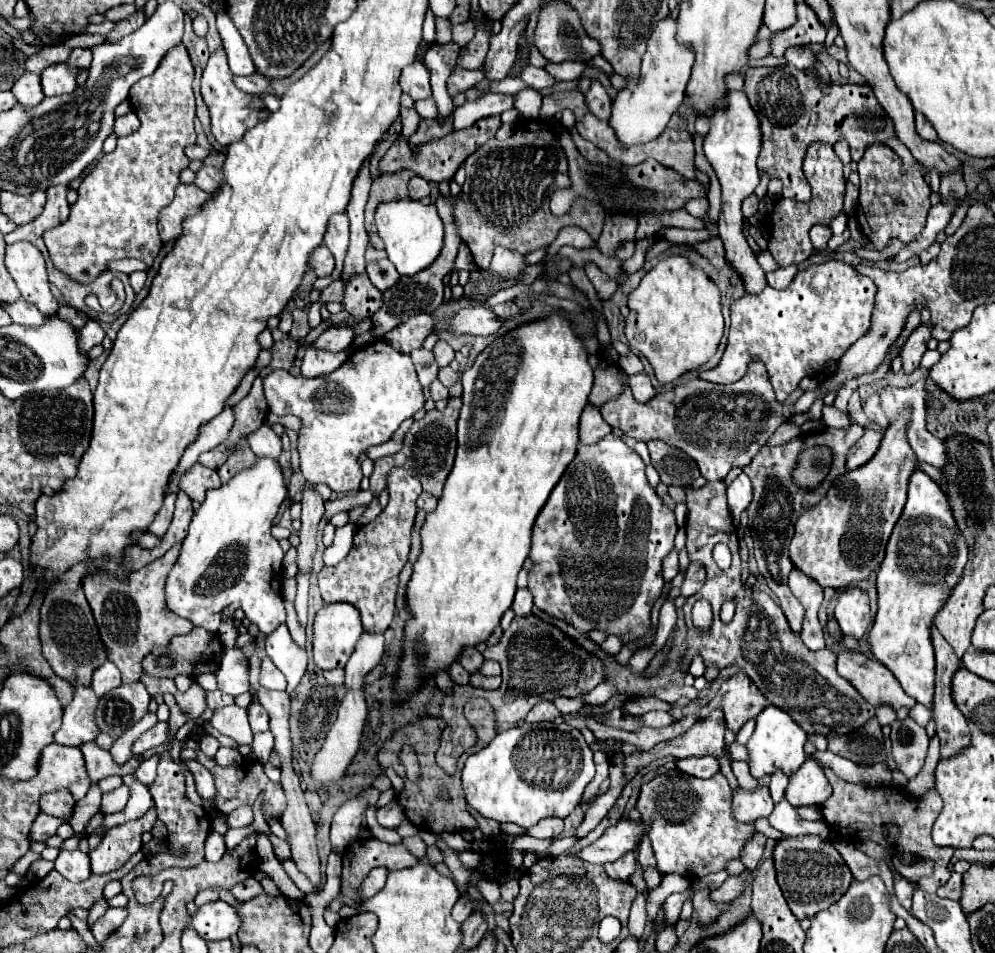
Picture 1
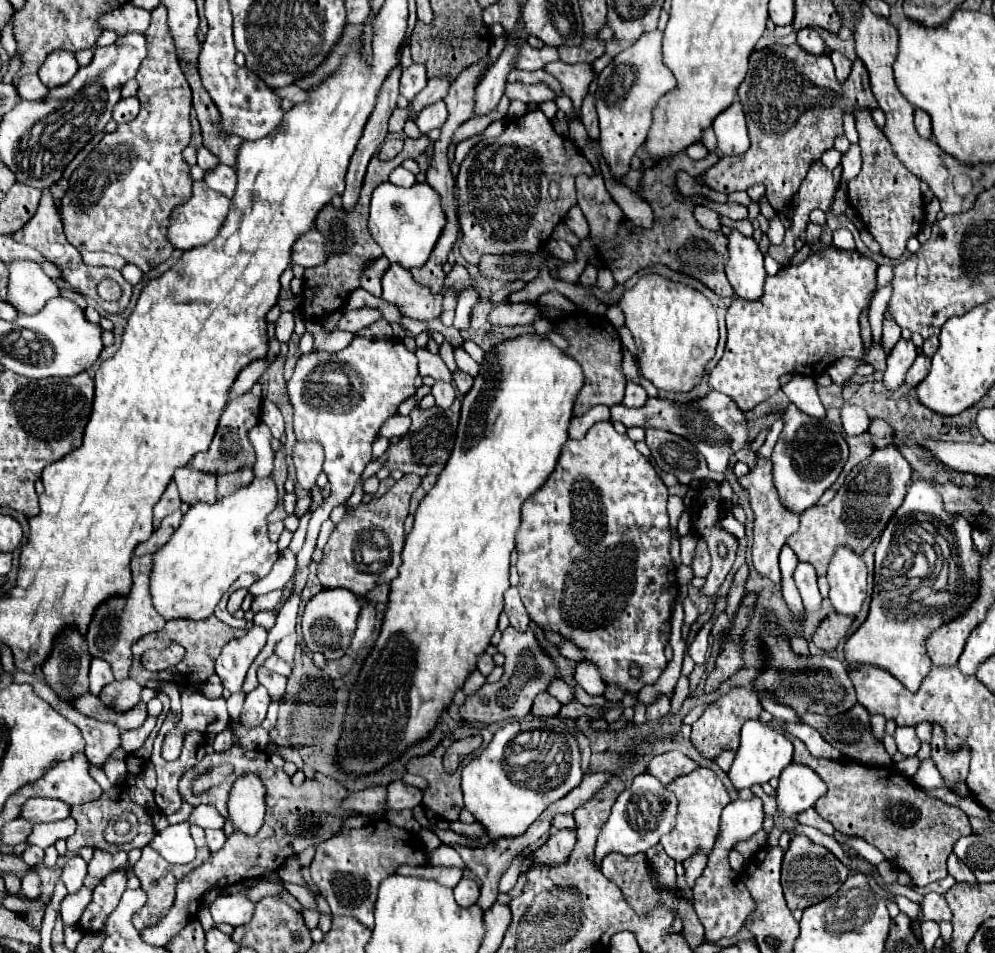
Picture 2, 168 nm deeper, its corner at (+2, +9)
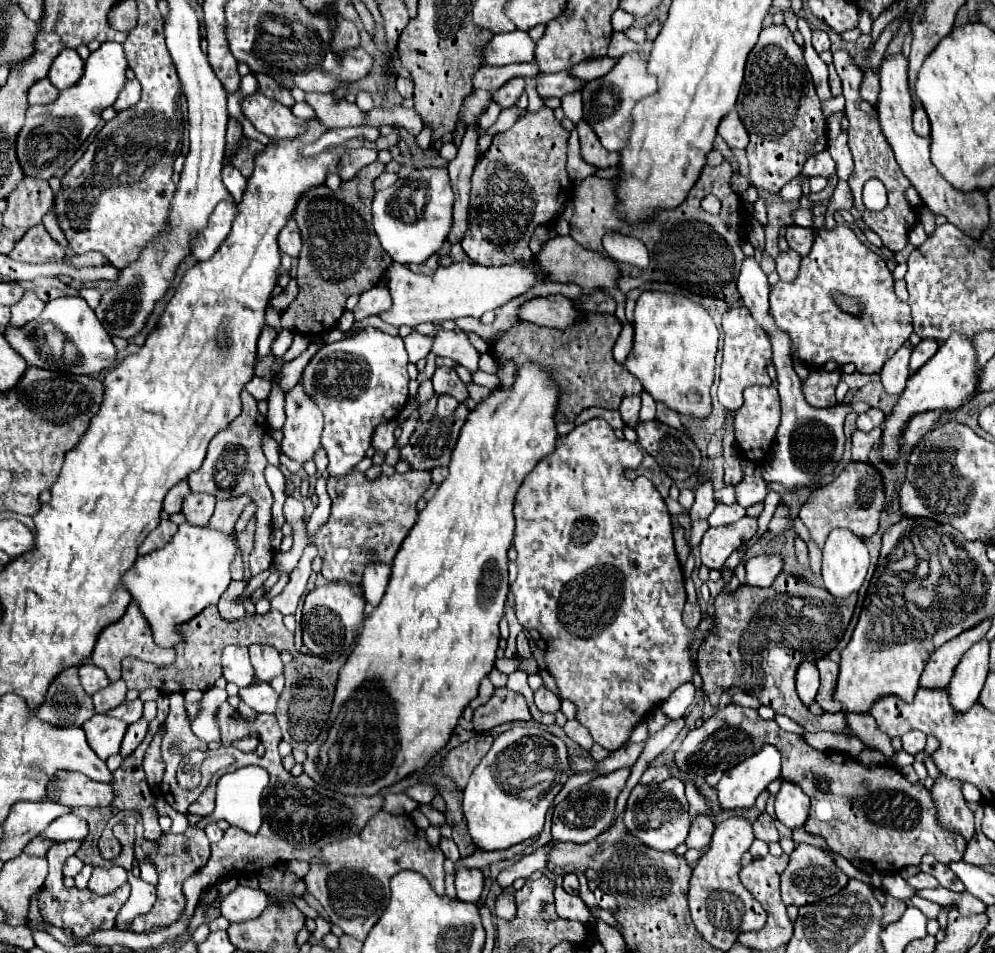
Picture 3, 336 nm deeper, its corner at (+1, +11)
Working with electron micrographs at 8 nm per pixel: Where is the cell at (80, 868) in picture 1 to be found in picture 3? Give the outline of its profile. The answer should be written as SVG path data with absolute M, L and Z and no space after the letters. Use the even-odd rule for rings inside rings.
M73 855L73 857L69 857L69 859L65 861L65 865L63 865L63 875L65 875L65 877L75 877L81 869L83 869L83 861Z

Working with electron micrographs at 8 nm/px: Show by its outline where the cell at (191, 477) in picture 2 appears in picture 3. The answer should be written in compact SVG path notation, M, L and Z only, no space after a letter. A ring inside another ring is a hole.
M191 493L183 501L181 513L191 525L207 525L215 509L215 497L205 495L205 493Z

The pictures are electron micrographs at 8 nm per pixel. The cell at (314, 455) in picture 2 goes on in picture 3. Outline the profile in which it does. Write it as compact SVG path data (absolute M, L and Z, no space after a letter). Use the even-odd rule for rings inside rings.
M301 381L285 393L285 423L283 423L283 441L281 451L305 463L313 459L317 447L321 445L321 431L323 431L323 413L307 397Z

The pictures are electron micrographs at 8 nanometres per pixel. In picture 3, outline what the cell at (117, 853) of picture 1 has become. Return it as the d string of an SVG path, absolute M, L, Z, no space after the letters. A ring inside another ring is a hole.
M95 867L87 889L95 895L109 895L127 883L127 871L123 867Z

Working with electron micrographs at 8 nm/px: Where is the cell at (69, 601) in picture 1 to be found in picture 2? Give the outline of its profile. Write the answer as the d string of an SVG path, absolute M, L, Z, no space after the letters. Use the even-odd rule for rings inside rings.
M70 625L54 639L54 647L42 665L48 685L62 701L72 701L88 691L92 655L86 651L84 633Z

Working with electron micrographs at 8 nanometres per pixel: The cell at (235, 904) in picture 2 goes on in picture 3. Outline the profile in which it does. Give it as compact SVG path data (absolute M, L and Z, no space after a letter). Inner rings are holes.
M237 885L237 889L221 903L221 915L231 923L249 921L259 917L267 905L267 895L261 889Z

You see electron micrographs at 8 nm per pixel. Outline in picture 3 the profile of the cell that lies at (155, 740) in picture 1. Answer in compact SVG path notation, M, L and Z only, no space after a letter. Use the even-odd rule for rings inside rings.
M145 719L131 723L127 733L125 733L125 739L121 743L121 757L127 757L131 751L135 751L137 745L145 739L145 735L147 735L147 721Z

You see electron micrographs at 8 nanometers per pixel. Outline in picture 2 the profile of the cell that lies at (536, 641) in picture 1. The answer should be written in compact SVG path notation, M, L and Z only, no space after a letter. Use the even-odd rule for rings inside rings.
M508 627L502 633L502 639L496 647L504 657L504 675L498 683L490 687L480 687L474 695L468 695L464 705L460 707L460 715L466 721L482 721L482 723L498 723L504 719L522 719L530 713L532 701L538 693L546 691L548 685L556 679L560 679L558 667L550 655L544 653L540 647L536 635L532 629L518 631L514 627Z

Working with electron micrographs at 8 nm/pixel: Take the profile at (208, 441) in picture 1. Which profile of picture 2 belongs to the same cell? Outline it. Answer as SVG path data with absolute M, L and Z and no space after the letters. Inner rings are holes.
M258 359L254 363L250 363L248 367L244 367L238 375L238 379L234 381L234 385L230 387L230 395L228 395L228 401L236 399L238 395L244 395L246 391L250 391L250 387L258 381L258 377L262 375L262 371L266 369L266 361L264 359Z

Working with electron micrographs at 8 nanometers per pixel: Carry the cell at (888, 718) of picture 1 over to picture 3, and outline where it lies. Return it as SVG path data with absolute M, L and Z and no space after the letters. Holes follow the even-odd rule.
M847 713L847 715L845 715L845 719L847 719L849 729L851 729L851 731L855 731L855 735L857 735L857 737L861 737L867 745L871 745L871 747L879 749L887 759L891 759L891 765L895 767L895 763L893 763L895 749L893 749L893 745L891 745L891 741L889 741L889 737L887 737L883 731L879 731L879 727L875 725L875 719L873 719L871 715Z

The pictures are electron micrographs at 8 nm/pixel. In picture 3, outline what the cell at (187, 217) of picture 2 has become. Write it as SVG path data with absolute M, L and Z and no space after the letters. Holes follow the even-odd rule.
M221 201L211 213L207 229L203 229L203 233L197 237L193 245L193 257L199 261L209 259L229 235L233 219L235 219L235 207L229 201Z

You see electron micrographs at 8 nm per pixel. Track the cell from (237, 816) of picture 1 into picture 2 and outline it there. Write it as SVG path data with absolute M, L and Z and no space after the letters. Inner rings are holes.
M198 805L188 821L198 823L202 829L222 829L224 825L224 817L216 811L214 805Z

